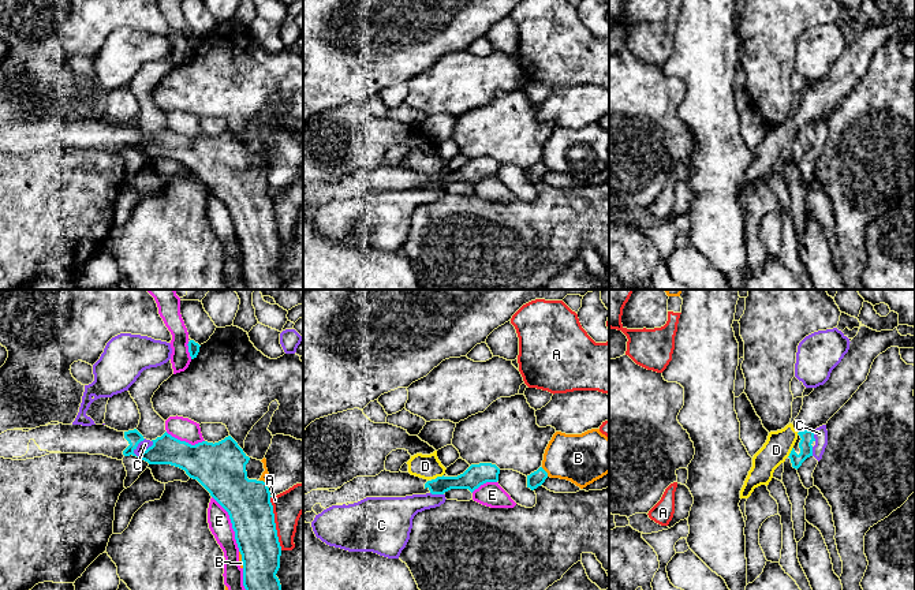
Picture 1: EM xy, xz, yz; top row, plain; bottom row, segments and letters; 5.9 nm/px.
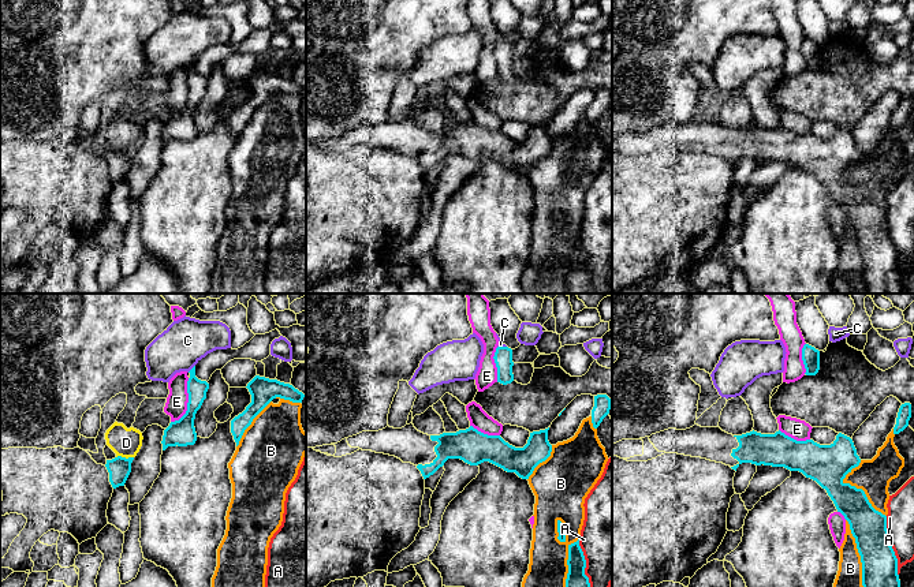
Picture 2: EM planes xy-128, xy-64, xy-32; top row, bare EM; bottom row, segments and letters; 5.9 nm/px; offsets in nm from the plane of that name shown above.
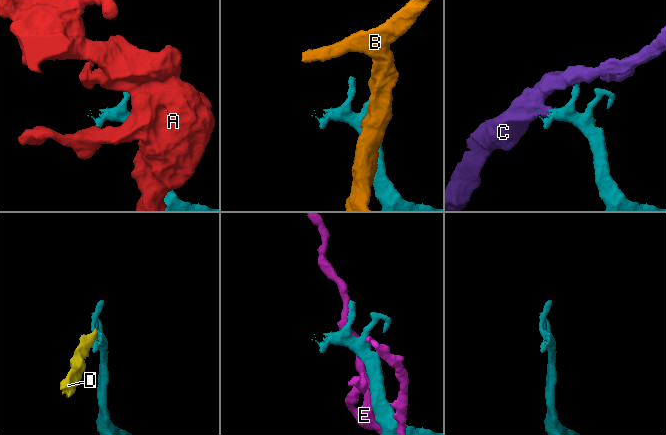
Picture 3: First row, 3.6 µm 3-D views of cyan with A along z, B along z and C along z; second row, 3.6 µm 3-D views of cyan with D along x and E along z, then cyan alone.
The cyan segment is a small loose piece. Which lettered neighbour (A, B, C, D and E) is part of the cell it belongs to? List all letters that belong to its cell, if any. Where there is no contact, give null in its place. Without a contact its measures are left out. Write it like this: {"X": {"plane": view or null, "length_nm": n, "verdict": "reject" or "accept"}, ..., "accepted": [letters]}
{"A": {"plane": "xy", "length_nm": 320, "verdict": "reject"}, "B": {"plane": "xz", "length_nm": 70, "verdict": "reject"}, "C": {"plane": "xy", "length_nm": 140, "verdict": "reject"}, "D": {"plane": "yz", "length_nm": 70, "verdict": "reject"}, "E": {"plane": "xy", "length_nm": 360, "verdict": "reject"}, "accepted": []}

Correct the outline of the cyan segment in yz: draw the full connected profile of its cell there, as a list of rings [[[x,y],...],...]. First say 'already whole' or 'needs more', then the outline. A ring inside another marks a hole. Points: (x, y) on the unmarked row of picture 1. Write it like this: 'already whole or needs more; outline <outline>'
needs more; outline [[[804,124],[798,127],[798,134],[788,150],[793,163],[798,164],[807,152],[813,150],[814,139],[815,132],[813,124]]]

